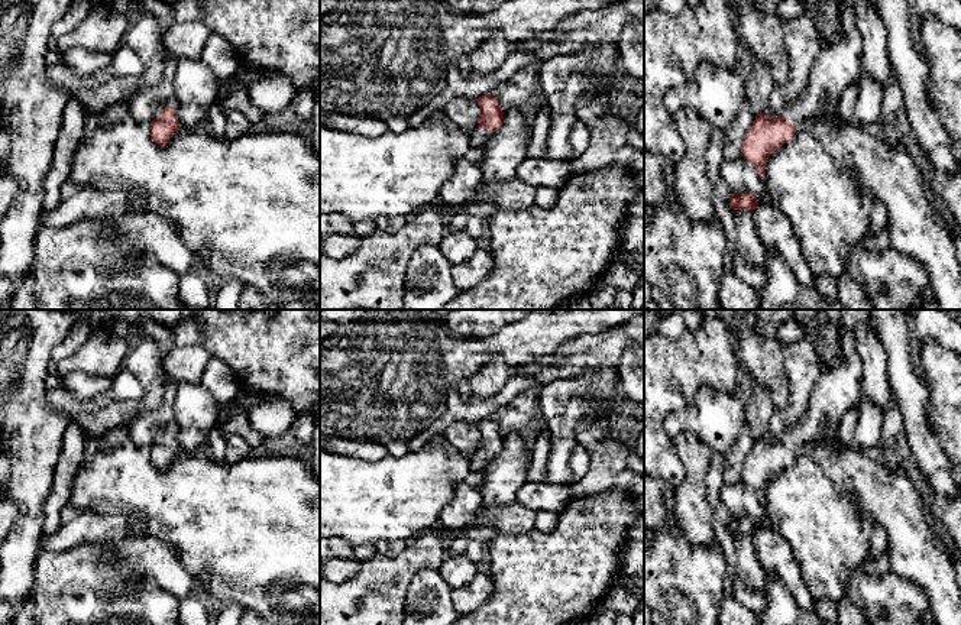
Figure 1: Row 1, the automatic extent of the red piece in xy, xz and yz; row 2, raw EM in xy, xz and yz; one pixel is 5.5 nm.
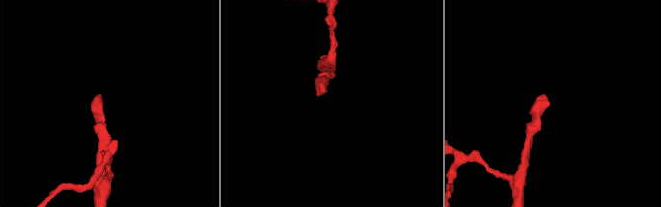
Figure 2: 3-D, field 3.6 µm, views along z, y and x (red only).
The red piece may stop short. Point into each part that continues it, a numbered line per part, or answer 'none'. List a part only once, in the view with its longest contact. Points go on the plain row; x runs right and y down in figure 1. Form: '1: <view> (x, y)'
1: xy (171, 426)

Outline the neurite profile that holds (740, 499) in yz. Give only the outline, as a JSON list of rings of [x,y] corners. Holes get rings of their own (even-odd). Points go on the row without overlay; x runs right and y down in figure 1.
[[[742,480],[737,483],[724,483],[719,490],[719,499],[731,516],[754,518],[757,527],[771,528],[769,508],[763,503],[754,489]]]

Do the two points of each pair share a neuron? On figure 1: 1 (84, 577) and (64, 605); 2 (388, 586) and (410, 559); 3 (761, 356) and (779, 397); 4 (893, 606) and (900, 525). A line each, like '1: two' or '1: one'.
1: one
2: one
3: one
4: two

